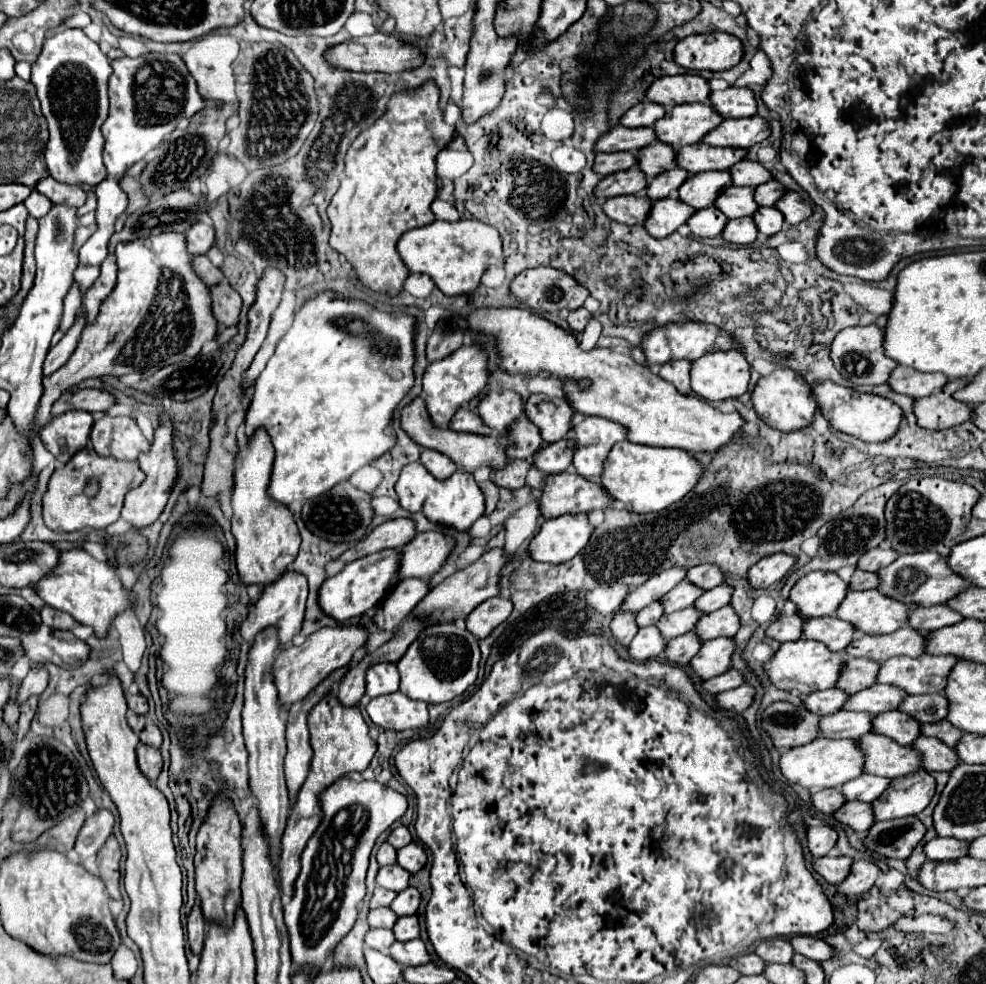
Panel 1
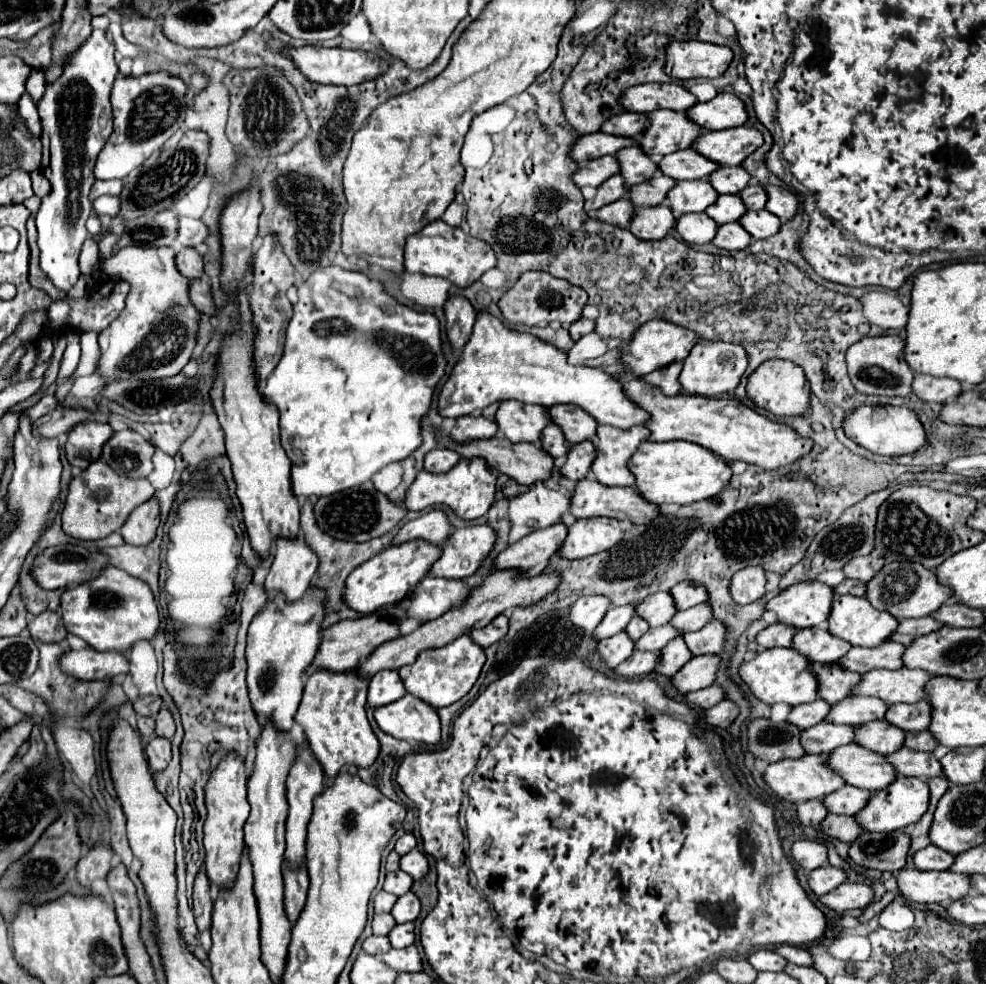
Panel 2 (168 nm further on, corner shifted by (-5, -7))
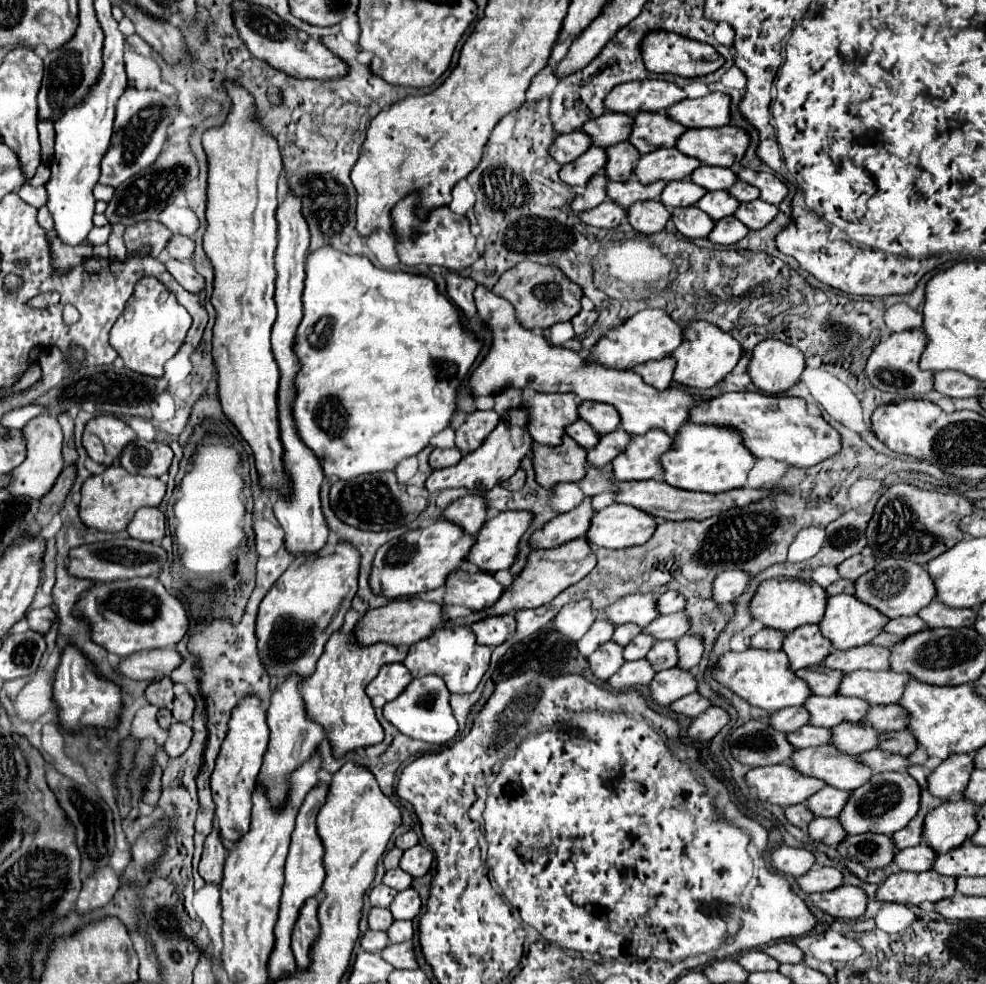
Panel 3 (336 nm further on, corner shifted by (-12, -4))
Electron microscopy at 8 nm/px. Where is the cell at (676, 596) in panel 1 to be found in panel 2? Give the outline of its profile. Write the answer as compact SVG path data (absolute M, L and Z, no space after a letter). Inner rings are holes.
M659 592L659 594L651 594L645 600L639 602L637 606L637 616L645 618L649 622L649 626L661 626L671 622L671 618L675 616L675 602L671 602L671 594L669 592Z

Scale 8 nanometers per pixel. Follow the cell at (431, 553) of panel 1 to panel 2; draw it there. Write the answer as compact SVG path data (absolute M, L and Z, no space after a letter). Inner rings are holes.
M467 526L455 530L451 538L441 546L441 556L431 566L429 574L437 578L467 578L471 576L481 560L489 554L495 542L495 532L489 526Z

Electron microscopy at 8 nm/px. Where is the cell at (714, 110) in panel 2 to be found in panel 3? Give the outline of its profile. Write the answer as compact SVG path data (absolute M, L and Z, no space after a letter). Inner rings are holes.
M708 93L698 99L684 99L666 109L666 115L684 127L722 127L728 125L730 97Z

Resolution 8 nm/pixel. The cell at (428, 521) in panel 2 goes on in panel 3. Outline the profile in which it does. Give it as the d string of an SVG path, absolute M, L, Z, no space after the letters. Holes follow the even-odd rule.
M466 495L444 509L442 519L458 523L466 533L476 535L488 517L488 505L482 495Z

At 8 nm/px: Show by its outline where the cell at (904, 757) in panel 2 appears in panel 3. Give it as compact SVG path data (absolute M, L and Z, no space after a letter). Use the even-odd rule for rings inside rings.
M874 749L874 751L866 751L862 755L858 755L860 763L866 763L874 773L880 771L906 771L908 769L908 759L900 757L900 755L890 755L886 751Z

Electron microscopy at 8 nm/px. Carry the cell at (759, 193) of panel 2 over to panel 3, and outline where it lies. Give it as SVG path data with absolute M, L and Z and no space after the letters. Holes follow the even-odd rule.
M744 181L734 183L734 187L728 187L726 191L728 191L734 199L738 199L740 203L742 203L742 201L758 199L758 189L756 189L756 187L752 187L752 185L748 185L748 183L744 183Z

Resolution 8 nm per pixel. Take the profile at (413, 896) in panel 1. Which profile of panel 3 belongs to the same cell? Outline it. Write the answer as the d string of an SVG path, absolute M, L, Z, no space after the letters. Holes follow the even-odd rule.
M410 887L400 891L388 909L394 919L414 919L420 913L420 905L420 895L416 893L416 889Z

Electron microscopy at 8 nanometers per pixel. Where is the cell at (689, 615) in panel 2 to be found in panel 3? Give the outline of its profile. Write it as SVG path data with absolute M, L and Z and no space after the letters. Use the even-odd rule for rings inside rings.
M678 611L678 613L670 613L670 615L660 615L658 619L654 619L654 623L650 623L650 627L642 629L642 633L654 635L656 641L660 641L660 639L676 641L688 631L688 627L690 627L690 623L688 623L686 613Z

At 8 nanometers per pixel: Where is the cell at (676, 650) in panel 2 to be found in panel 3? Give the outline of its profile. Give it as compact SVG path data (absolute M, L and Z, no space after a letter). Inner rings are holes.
M656 641L654 647L646 655L648 663L652 663L654 671L664 671L670 667L676 667L678 663L678 651L674 641Z

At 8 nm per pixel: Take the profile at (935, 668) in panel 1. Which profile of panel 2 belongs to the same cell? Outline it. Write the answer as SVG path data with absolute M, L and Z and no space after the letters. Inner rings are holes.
M871 670L869 674L863 674L853 694L877 696L887 704L919 702L927 698L925 686L929 680L931 676L923 670Z

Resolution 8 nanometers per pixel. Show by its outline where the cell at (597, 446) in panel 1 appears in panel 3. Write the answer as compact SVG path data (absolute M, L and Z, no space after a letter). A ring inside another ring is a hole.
M650 429L646 435L636 435L628 447L612 461L618 481L662 481L660 455L672 447L672 437L664 431Z

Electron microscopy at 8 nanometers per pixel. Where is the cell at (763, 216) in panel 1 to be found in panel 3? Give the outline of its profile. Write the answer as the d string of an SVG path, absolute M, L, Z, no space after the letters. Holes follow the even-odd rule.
M754 199L750 203L740 203L734 217L740 219L748 229L760 229L768 225L776 217L776 213L778 213L776 205L770 205L762 199Z

